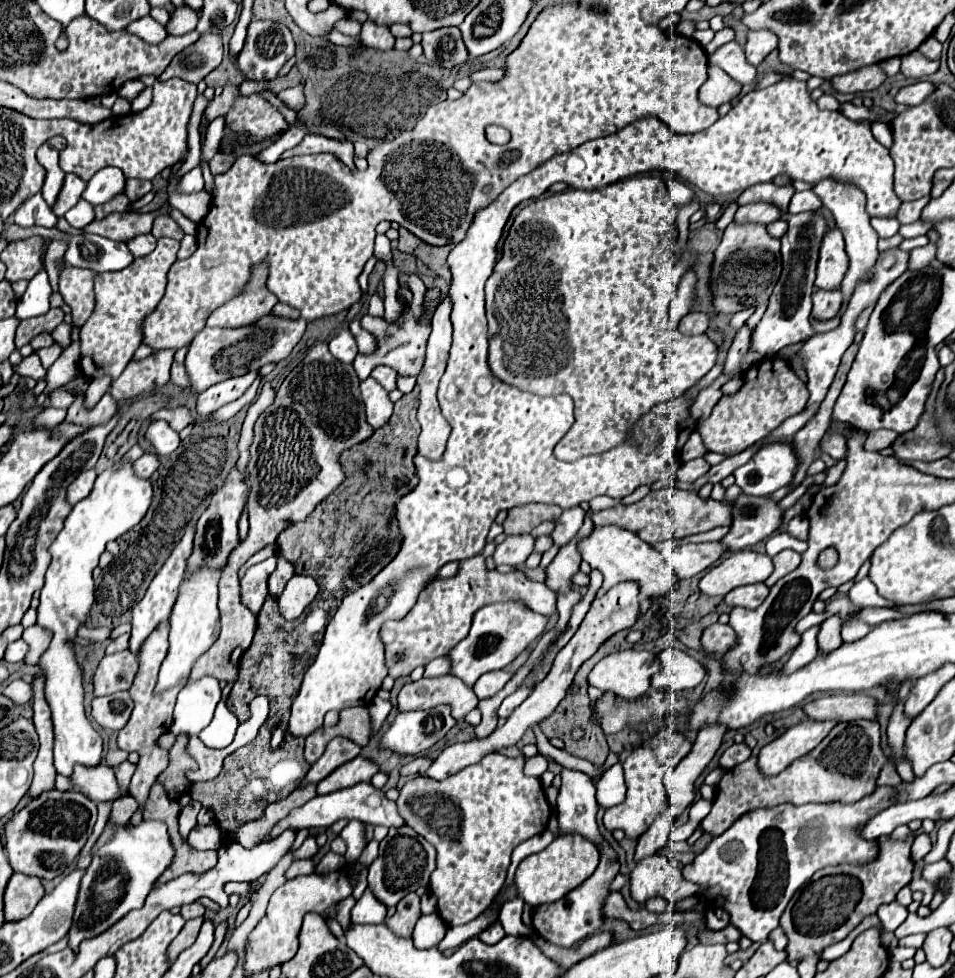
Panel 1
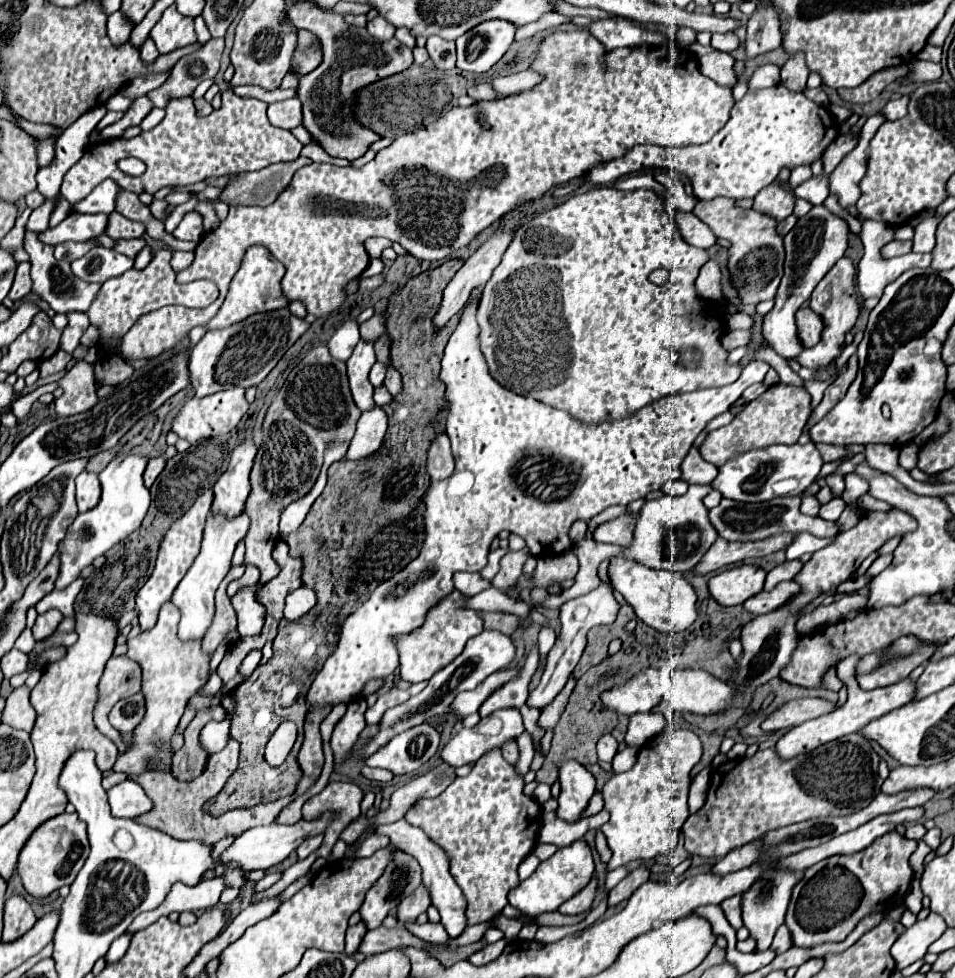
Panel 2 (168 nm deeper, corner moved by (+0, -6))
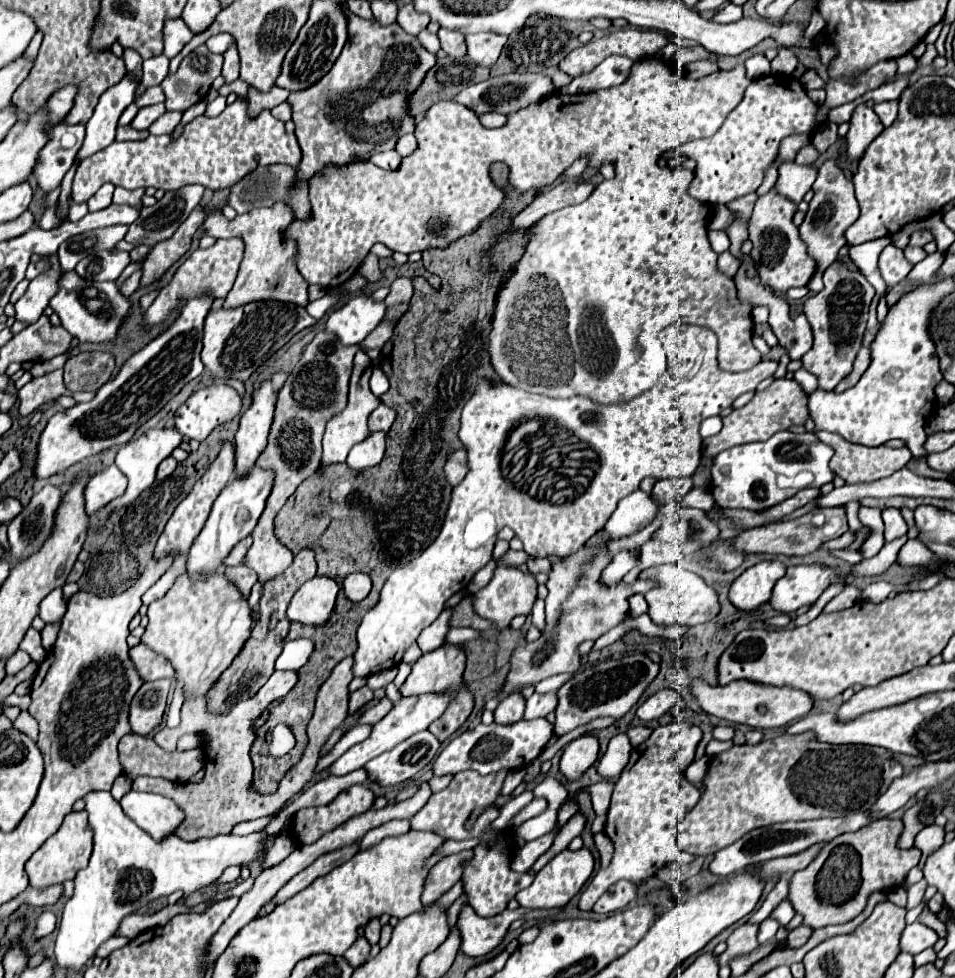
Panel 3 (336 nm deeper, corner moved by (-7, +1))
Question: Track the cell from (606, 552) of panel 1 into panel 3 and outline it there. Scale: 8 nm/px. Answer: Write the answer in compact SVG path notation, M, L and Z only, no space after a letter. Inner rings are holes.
M662 564L646 568L640 572L638 578L656 582L656 586L646 592L646 602L648 602L648 616L658 626L676 626L676 624L696 626L710 622L720 612L718 594L698 574L678 564Z

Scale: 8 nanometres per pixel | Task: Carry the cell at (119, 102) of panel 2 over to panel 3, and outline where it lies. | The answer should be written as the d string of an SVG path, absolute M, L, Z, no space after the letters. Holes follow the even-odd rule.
M152 86L152 88L144 90L144 92L134 100L134 104L136 104L138 108L152 106L152 104L158 104L158 102L164 102L164 94L162 94L162 88L160 88L160 86Z

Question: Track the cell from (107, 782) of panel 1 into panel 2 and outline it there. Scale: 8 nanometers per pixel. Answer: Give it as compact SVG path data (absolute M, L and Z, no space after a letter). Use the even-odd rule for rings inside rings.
M123 781L109 789L111 815L123 819L135 819L153 809L153 801L145 795L145 791L135 781Z

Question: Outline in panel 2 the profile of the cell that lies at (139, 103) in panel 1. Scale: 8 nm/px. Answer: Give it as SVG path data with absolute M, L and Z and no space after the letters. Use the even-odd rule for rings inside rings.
M153 109L145 119L143 119L143 123L141 123L141 129L143 131L149 131L149 129L153 129L153 127L157 127L161 121L163 121L163 117L165 117L165 111L163 109Z

